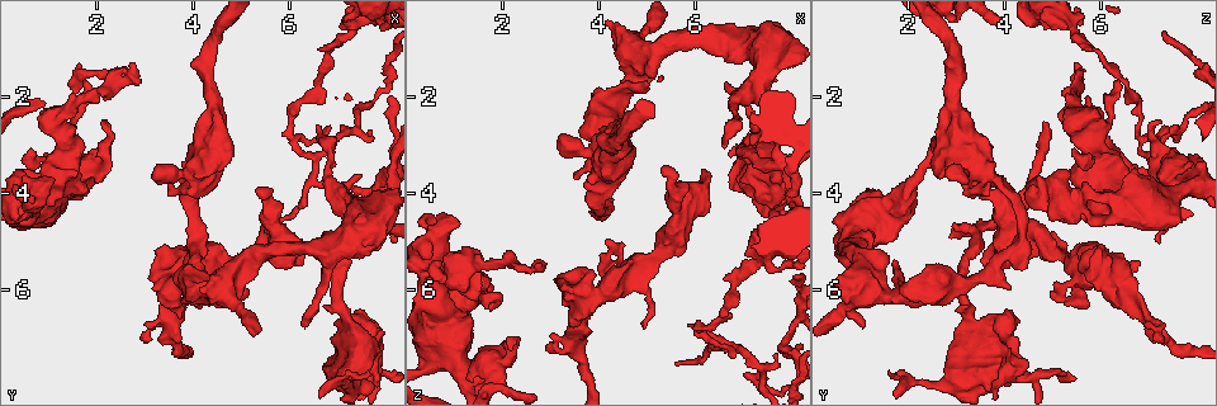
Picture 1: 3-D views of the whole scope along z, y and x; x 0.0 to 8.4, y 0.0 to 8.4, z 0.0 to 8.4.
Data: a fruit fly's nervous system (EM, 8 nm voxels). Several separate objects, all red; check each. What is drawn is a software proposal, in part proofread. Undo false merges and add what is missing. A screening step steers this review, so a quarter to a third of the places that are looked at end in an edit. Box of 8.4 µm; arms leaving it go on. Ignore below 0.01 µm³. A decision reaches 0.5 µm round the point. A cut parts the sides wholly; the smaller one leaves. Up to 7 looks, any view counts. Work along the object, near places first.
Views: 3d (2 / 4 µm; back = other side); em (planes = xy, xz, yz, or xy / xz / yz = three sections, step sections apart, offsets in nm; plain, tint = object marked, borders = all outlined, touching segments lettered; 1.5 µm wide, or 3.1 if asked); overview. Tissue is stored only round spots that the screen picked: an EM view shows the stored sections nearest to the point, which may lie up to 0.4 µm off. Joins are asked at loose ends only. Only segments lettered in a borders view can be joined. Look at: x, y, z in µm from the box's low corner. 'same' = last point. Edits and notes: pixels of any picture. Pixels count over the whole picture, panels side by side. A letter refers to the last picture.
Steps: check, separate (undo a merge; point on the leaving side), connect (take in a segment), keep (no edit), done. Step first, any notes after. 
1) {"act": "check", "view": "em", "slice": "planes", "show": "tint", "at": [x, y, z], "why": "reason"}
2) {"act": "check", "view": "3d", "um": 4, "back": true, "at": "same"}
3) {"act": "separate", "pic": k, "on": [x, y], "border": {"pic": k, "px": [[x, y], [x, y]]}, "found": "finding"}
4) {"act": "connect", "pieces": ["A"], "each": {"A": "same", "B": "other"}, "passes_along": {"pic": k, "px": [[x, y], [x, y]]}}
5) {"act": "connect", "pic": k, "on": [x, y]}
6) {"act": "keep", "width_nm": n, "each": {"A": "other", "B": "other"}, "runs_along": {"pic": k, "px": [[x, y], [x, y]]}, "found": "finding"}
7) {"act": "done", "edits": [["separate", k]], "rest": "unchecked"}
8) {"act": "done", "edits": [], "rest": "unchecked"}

{"act": "check", "view": "3d", "um": 4, "at": [1.80, 1.65, 6.35], "why": "thin end"}

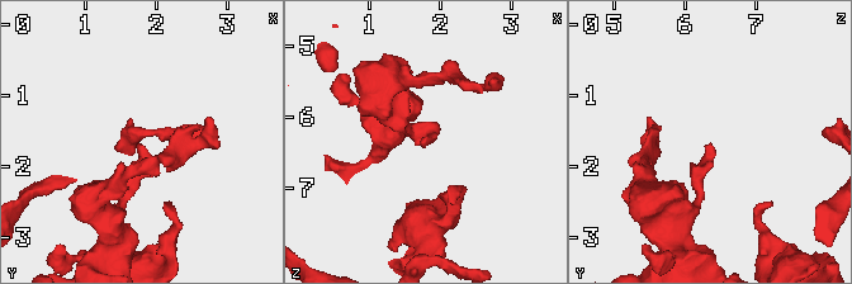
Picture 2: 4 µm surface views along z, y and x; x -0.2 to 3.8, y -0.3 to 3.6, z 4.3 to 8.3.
{"act": "check", "view": "em", "slice": "planes", "show": "plain", "at": [1.70, 1.65, 6.35]}

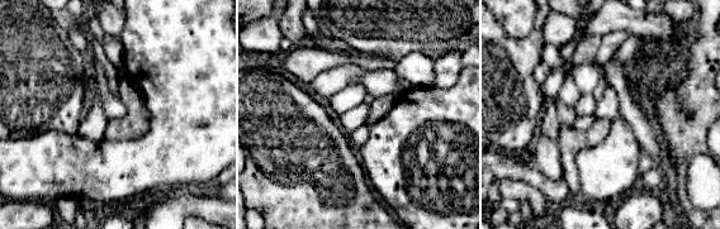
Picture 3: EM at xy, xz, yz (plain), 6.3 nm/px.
{"act": "check", "view": "em", "slice": "planes", "show": "borders", "at": "same", "why": "what lies round it"}

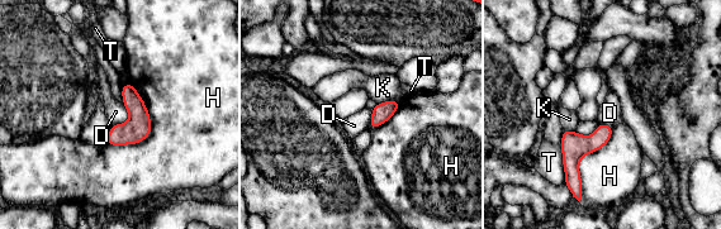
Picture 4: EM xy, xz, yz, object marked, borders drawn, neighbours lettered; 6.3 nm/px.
{"act": "keep", "each": {"D": "other", "H": "other", "K": "other", "T": "other"}, "border": {"pic": 4, "px": [[122, 103], [128, 119], [112, 125]]}, "found": "no lettered segment goes on from it"}

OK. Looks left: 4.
{"act": "check", "view": "em", "slice": "yz", "step": 4, "show": "tint", "at": [4.10, 6.05, 4.90], "why": "tapers out"}

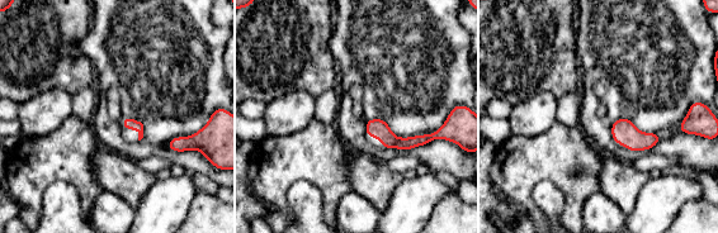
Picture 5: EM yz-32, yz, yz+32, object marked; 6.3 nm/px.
{"act": "check", "view": "em", "slice": "yz", "step": 4, "show": "borders", "at": "same", "why": "see the neighbours"}

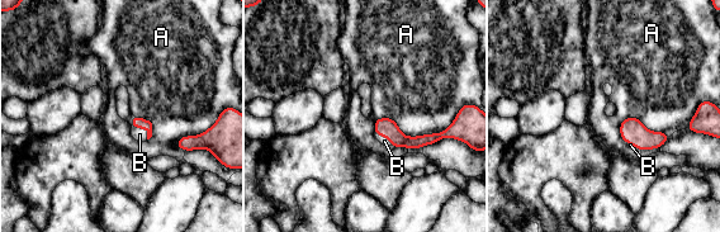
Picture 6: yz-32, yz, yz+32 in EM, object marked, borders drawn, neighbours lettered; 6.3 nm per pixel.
{"act": "connect", "pieces": ["B"], "each": {"A": "other", "B": "same"}, "passes_along": {"pic": 6, "px": [[137, 122], [142, 127], [140, 135]]}, "found": "it goes on there"}

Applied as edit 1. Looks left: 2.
{"act": "check", "view": "em", "slice": "planes", "show": "borders", "at": [7.65, 7.80, 1.70], "why": "tapers out"}

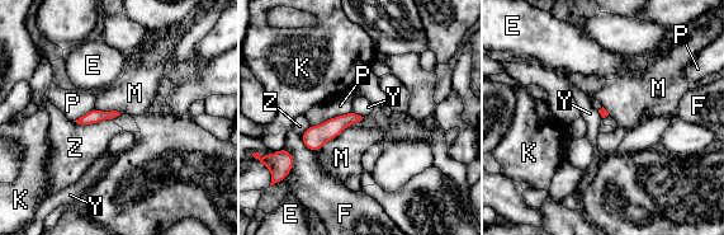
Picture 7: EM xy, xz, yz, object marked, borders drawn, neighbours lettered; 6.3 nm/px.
{"act": "keep", "longest_contact_nm": ["M", 300], "each": {"E": "other", "F": "other", "K": "other", "M": "other", "P": "other", "Y": "other", "Z": "other"}, "border": {"pic": 7, "px": [[110, 118], [91, 123], [72, 121]]}, "found": "no lettered segment goes on from it"}

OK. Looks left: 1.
{"act": "done", "edits": [["connect", 6]], "rest": "unchecked"}

